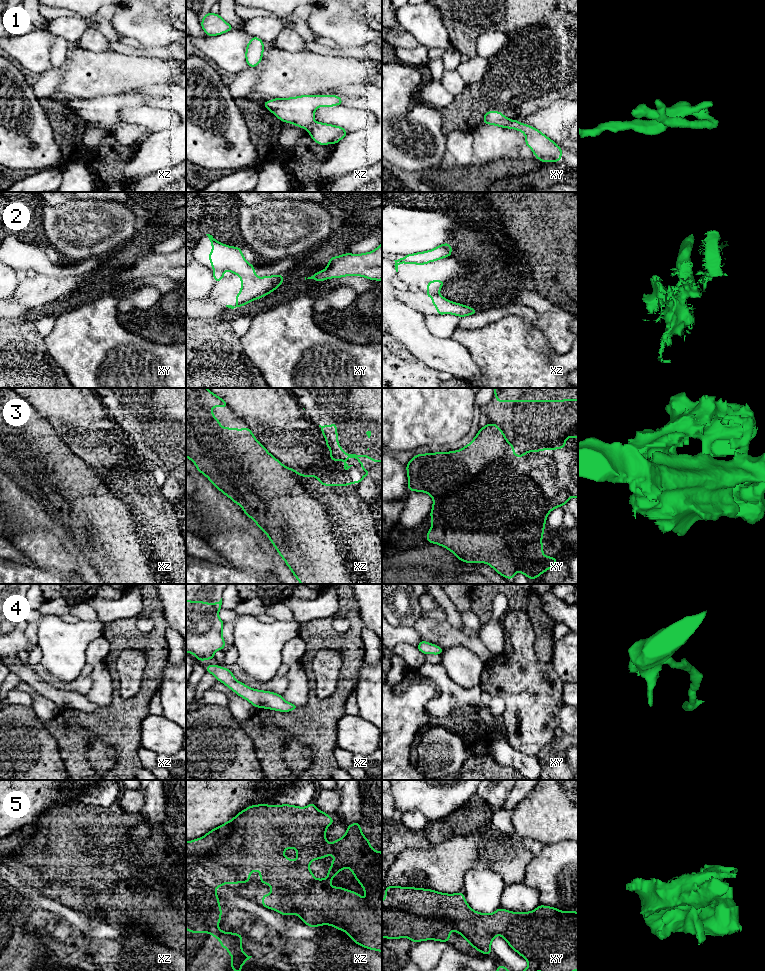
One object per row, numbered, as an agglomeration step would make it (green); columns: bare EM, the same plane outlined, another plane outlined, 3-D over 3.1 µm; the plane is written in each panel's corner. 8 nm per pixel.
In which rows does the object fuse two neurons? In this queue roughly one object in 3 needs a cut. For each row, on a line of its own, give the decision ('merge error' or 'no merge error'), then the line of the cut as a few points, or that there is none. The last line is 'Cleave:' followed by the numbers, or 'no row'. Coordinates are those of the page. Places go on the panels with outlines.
1: merge error; cut xz (314, 121), (306, 129)
2: merge error; cut xz (441, 299), (444, 301), (445, 313)
3: merge error; cut xz (301, 475), (305, 491), (333, 523), (337, 547), (366, 583)
4: no merge error; cut none
5: no merge error; cut none
Cleave: 1, 2, 3

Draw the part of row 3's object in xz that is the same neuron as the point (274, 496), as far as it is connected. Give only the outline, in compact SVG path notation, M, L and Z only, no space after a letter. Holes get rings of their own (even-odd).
M186 388L186 457L210 482L234 503L243 508L265 532L301 584L366 584L359 576L355 561L338 549L334 541L334 524L321 503L316 503L306 493L306 480L296 470L285 467L255 438L250 428L227 428L220 426L211 407L228 407L227 402L207 388Z

